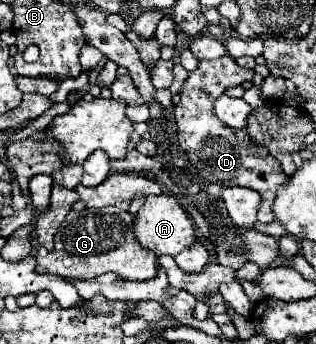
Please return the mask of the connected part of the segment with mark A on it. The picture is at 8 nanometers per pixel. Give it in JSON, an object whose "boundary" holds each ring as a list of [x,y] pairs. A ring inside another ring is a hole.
{"boundary":[[[168,194],[146,198],[144,206],[140,208],[140,212],[134,220],[134,234],[136,234],[136,240],[144,248],[152,250],[156,256],[162,256],[162,254],[176,256],[184,248],[190,248],[190,246],[194,246],[194,242],[198,242],[194,224],[190,222],[188,214],[182,210],[182,206],[176,202],[176,198],[172,198]]]}

